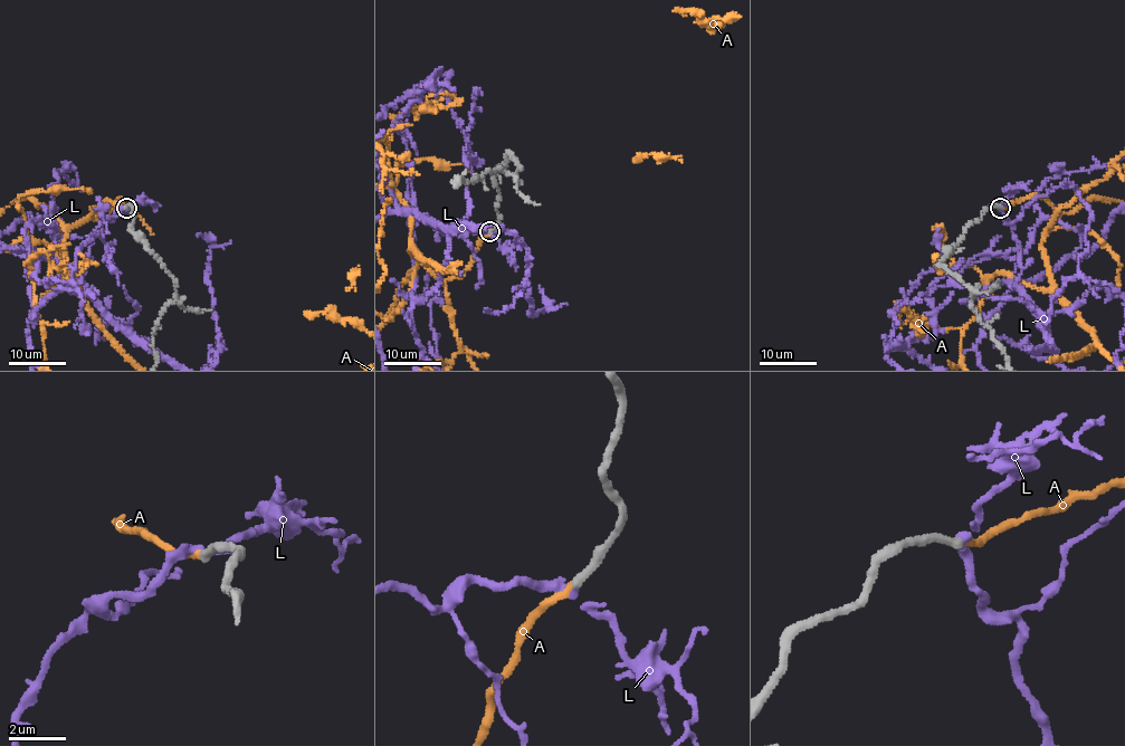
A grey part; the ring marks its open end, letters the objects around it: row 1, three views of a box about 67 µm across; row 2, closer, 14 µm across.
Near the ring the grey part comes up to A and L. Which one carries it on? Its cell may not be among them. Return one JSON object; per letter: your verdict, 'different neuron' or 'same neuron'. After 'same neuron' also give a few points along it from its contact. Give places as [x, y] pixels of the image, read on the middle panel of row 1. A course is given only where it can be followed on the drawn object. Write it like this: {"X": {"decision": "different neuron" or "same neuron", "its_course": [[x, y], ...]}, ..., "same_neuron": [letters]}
{"A": {"decision": "same neuron"}, "L": {"decision": "different neuron"}, "same_neuron": ["A"]}

